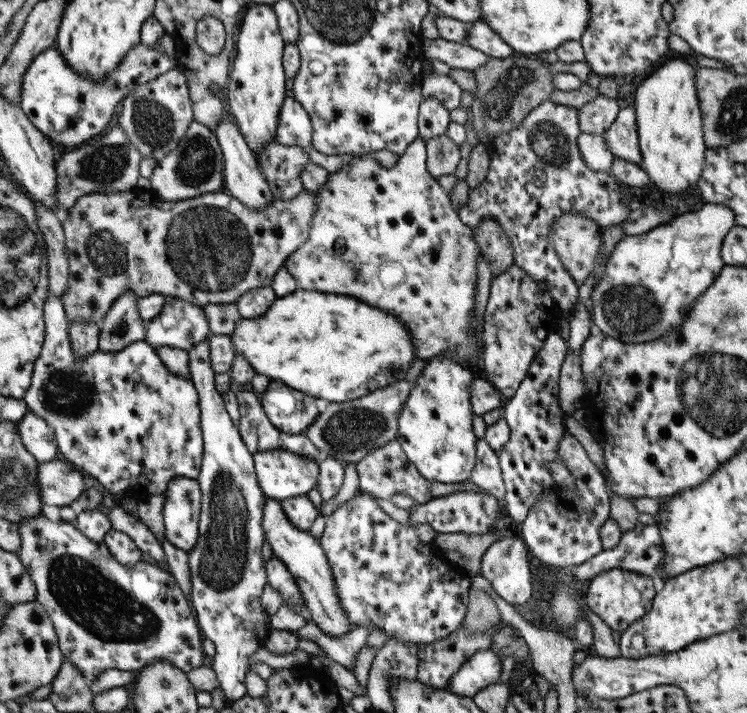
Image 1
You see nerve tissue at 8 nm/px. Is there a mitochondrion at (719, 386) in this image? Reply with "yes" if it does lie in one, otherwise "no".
yes

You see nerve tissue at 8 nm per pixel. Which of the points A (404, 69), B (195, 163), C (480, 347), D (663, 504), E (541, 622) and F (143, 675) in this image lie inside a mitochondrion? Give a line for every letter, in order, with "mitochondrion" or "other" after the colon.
A: other
B: mitochondrion
C: other
D: other
E: other
F: other

